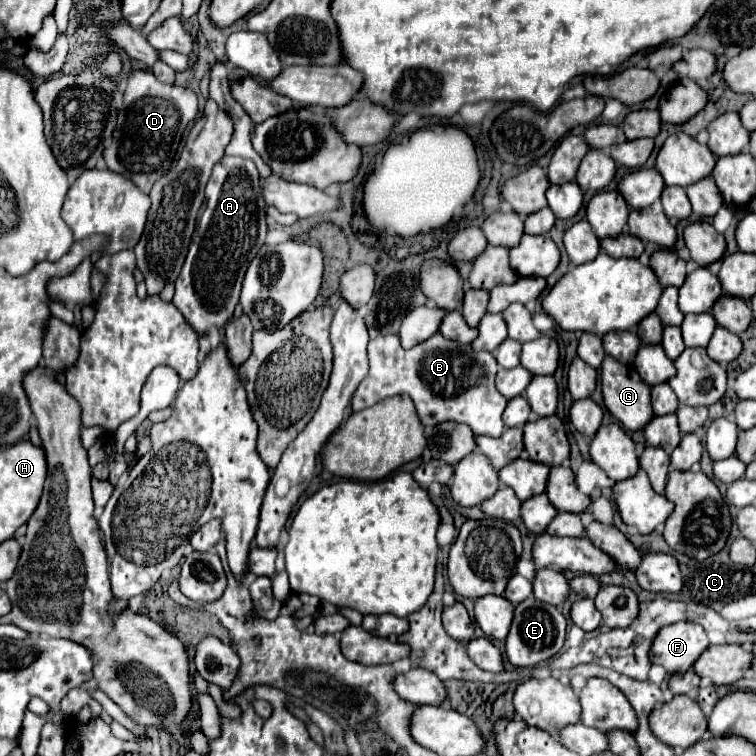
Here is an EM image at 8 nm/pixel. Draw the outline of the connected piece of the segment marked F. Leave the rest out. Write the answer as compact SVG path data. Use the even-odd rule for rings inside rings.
M679 621L659 631L653 641L651 661L665 667L667 673L685 673L693 667L703 651L709 649L707 633L701 625L691 621Z

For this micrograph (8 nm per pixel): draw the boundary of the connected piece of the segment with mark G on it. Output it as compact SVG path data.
M609 355L605 357L603 365L601 365L601 391L603 391L603 401L605 407L609 409L609 413L613 417L619 419L619 423L627 429L627 431L641 431L653 415L651 409L651 387L641 379L641 375L637 373L635 367L631 365L623 365L615 359L611 359Z

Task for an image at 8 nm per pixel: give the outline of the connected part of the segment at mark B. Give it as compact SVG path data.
M441 333L409 351L401 347L399 335L377 335L369 341L369 365L367 377L353 395L353 411L371 407L385 397L407 393L421 415L421 423L429 429L443 421L455 421L469 425L475 435L499 437L503 433L501 415L507 399L495 387L499 365L493 353L477 353L471 345L445 339Z

